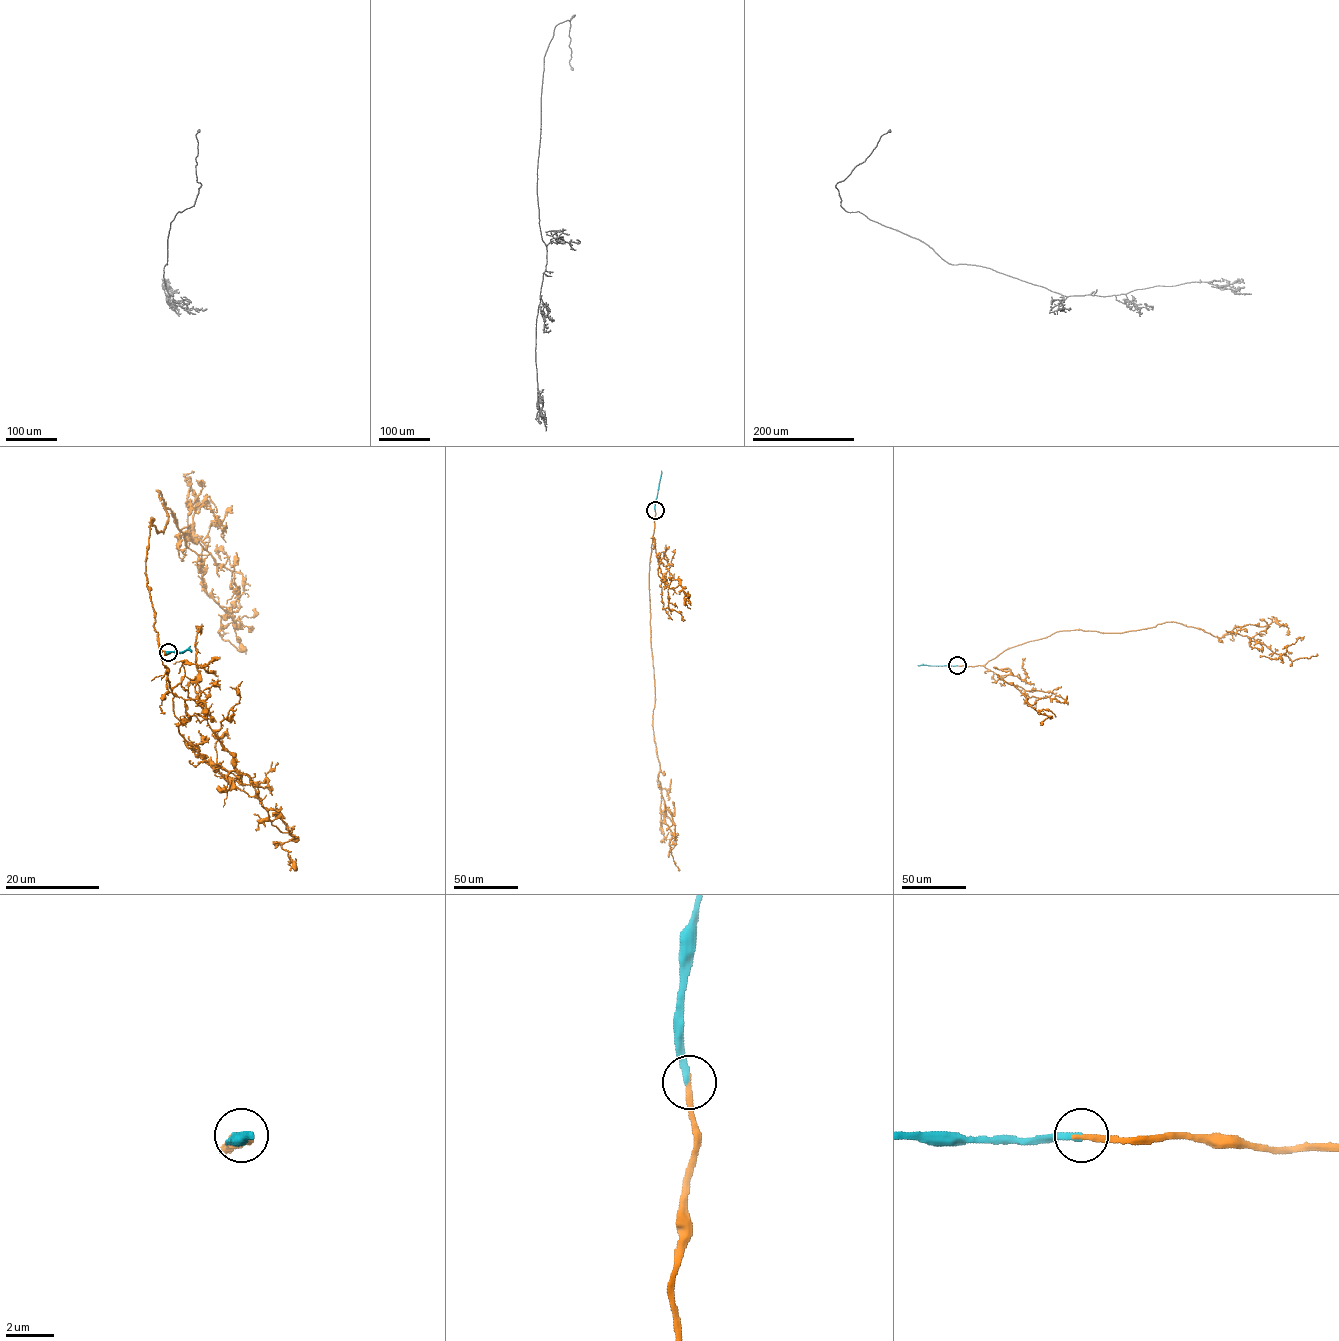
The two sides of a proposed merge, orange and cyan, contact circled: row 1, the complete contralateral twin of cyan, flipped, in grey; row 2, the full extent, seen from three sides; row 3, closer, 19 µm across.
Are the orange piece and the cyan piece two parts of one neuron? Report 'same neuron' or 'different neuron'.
same neuron

